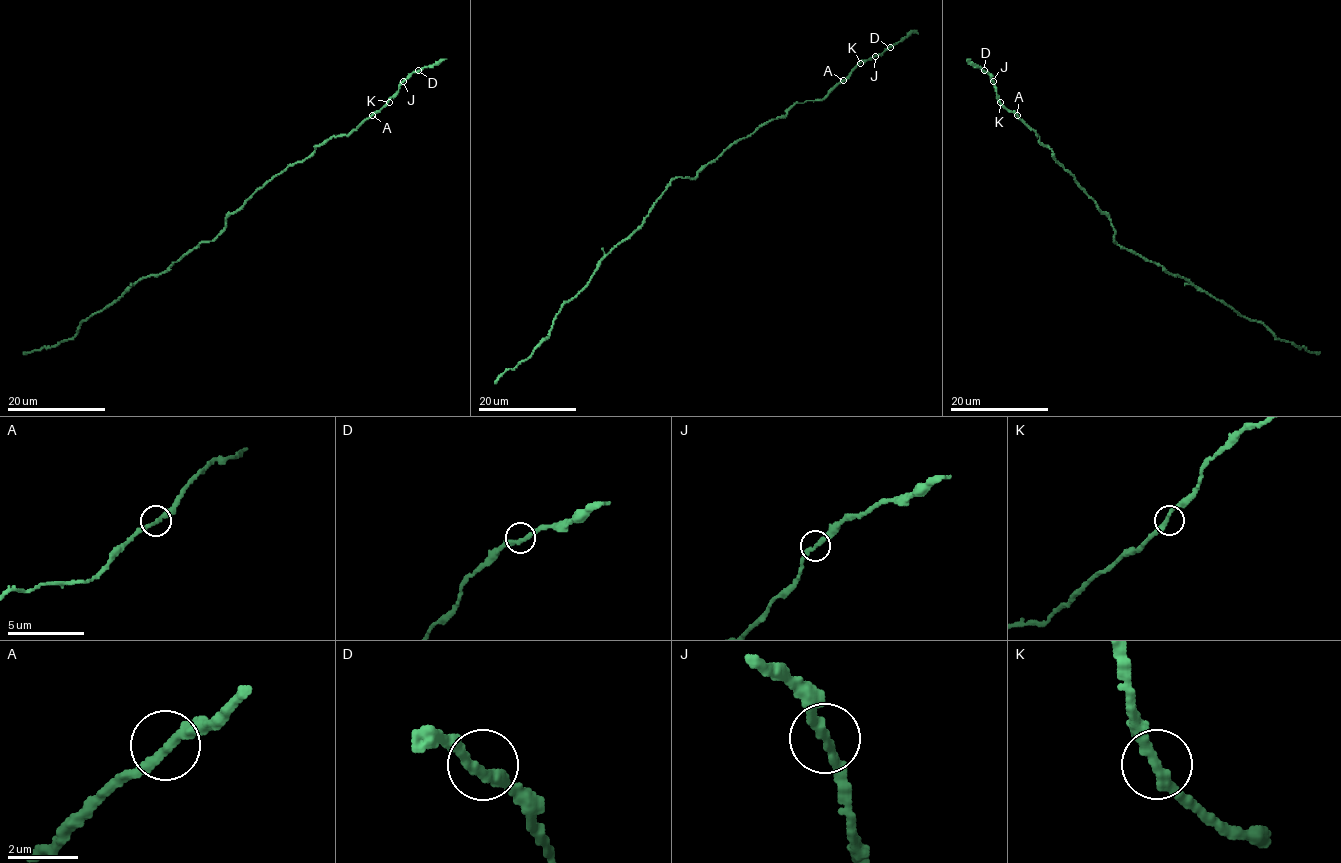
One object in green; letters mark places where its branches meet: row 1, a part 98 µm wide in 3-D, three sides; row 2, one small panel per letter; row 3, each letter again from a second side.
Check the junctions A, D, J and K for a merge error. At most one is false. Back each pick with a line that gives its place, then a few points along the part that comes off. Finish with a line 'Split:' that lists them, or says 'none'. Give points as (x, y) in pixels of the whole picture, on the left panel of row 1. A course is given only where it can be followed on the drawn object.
Split: none

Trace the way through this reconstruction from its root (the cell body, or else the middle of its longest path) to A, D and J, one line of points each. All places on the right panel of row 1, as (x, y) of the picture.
A: (1114, 230), (1111, 220), (1055, 160), (1053, 151), (1039, 141), (1037, 134), (1017, 114)
D: (1114, 230), (1111, 220), (1055, 160), (1053, 151), (1000, 102), (995, 85), (984, 70)
J: (1114, 230), (1111, 220), (1055, 160), (1053, 151), (1000, 102), (993, 81)

